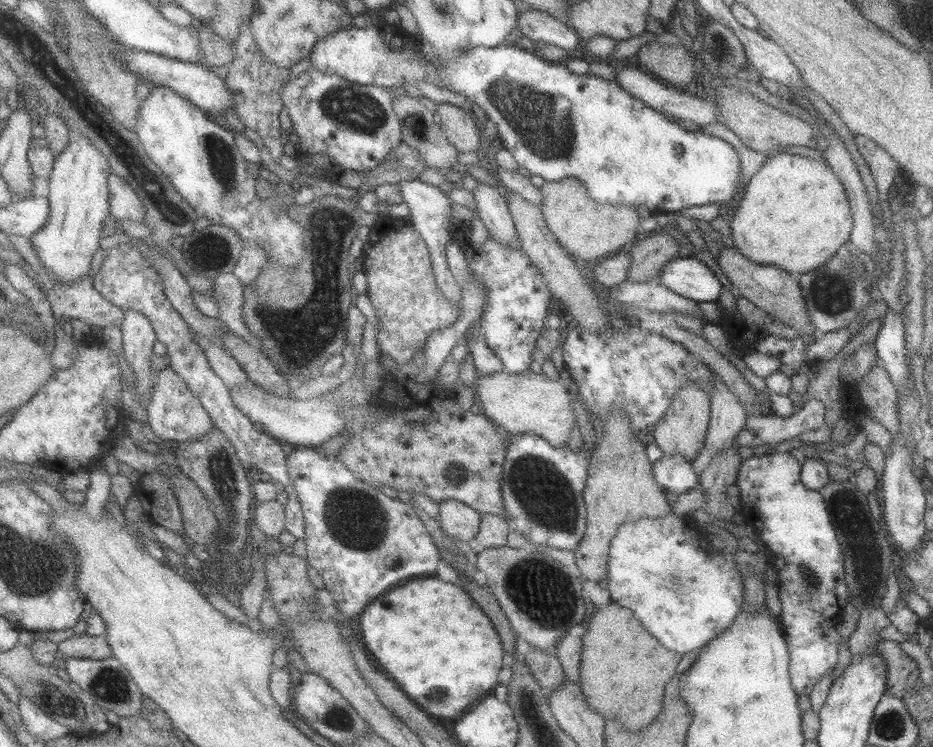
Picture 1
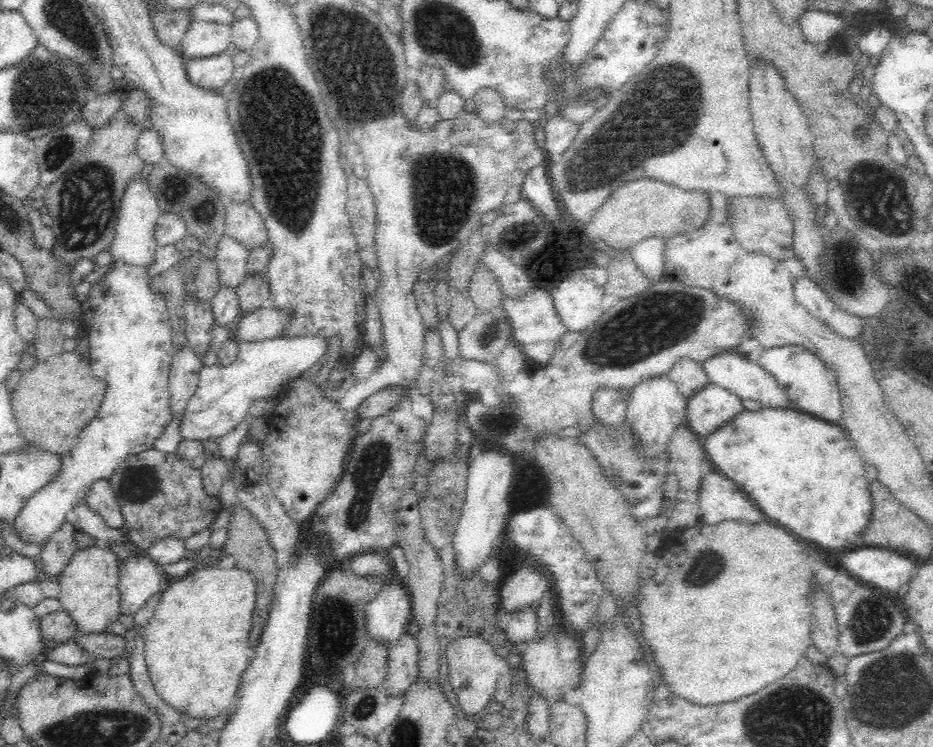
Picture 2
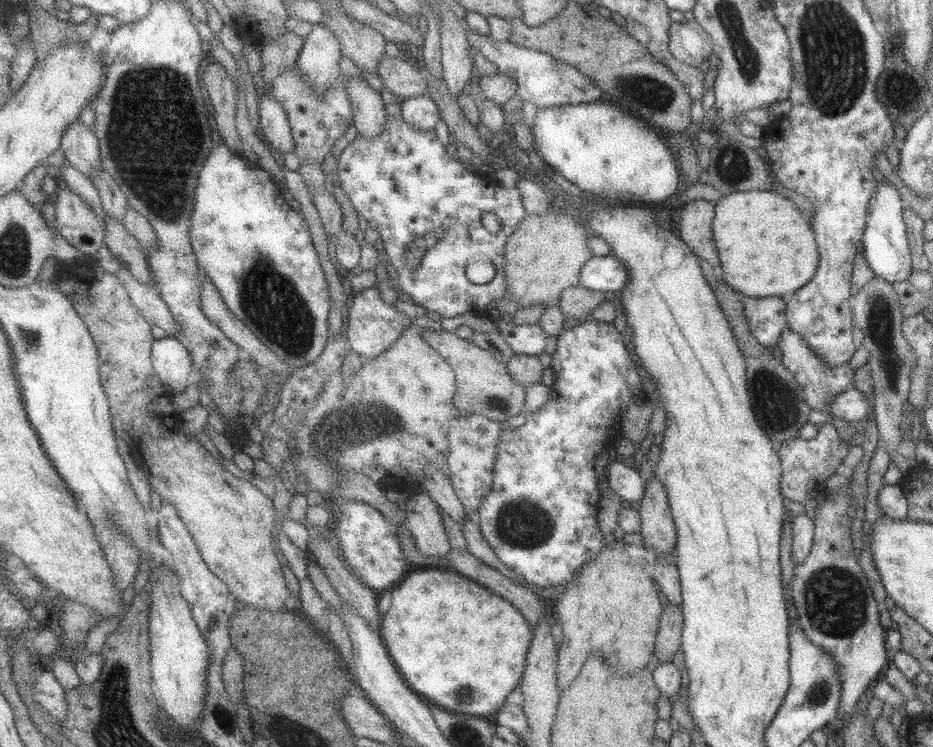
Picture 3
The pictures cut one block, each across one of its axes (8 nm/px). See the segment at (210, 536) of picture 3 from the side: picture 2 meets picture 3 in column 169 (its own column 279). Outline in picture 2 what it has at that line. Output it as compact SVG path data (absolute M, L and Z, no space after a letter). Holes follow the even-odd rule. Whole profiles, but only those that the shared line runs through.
M316 376L290 378L272 397L277 406L272 414L266 417L269 434L260 442L264 453L263 469L274 496L282 503L286 514L302 525L306 525L311 514L318 508L318 504L333 492L333 488L344 472L344 462L350 454L350 446L359 436L354 429L355 425L344 418L346 414L340 410L338 401L334 398L330 400L324 390Z

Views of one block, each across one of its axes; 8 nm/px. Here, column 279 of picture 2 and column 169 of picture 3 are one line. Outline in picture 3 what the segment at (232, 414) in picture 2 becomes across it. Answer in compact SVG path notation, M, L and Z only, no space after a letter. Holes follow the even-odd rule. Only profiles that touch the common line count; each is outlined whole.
M167 336L157 340L152 349L152 359L159 378L173 395L190 390L196 376L193 357L177 338Z

